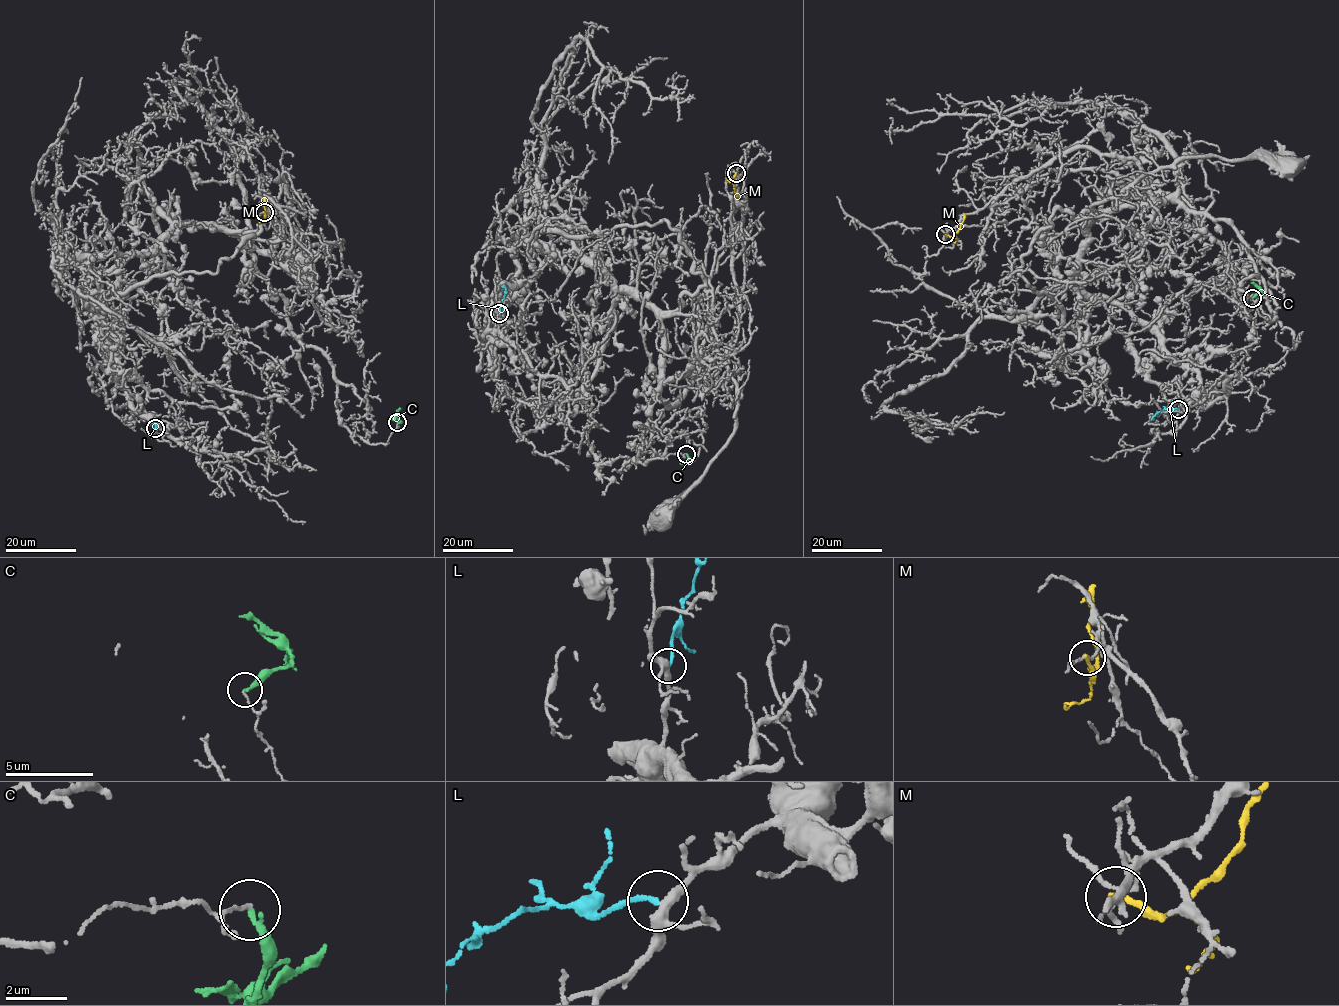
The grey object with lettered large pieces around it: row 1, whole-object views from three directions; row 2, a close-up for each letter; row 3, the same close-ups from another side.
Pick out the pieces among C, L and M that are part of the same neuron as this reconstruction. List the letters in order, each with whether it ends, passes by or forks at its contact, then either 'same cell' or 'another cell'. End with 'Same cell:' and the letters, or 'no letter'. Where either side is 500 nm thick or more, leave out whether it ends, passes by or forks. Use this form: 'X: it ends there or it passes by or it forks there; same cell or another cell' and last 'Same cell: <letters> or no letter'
C: it ends there; another cell
L: it ends there; same cell
M: it ends there; another cell
Same cell: L

